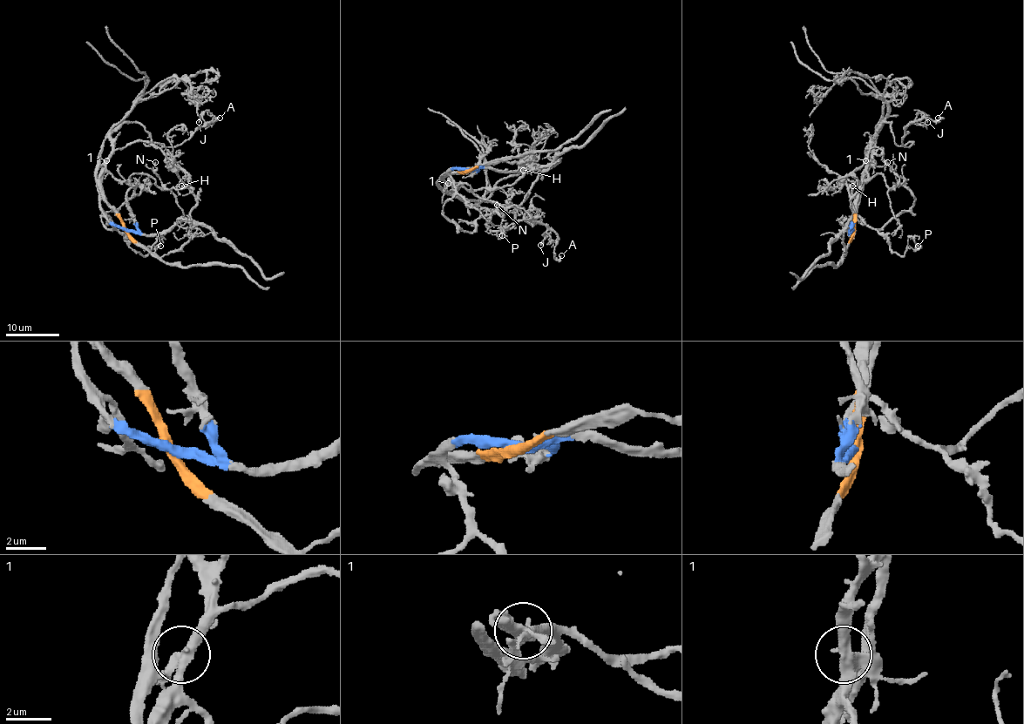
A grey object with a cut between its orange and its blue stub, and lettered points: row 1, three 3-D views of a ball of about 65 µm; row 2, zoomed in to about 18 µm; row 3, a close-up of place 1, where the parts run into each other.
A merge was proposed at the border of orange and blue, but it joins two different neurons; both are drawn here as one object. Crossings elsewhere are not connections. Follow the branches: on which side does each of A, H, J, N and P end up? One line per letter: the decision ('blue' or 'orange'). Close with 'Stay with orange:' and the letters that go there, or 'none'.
A: orange
H: blue
J: orange
N: orange
P: blue
Stay with orange: A, J, N

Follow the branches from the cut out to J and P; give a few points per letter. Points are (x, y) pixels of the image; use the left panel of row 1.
J: (125, 229), (101, 185), (111, 136), (140, 123), (145, 144), (173, 146), (205, 124), (202, 113), (198, 123)
P: (125, 229), (120, 229), (108, 217), (125, 242), (144, 255), (151, 247), (145, 247), (160, 246)

